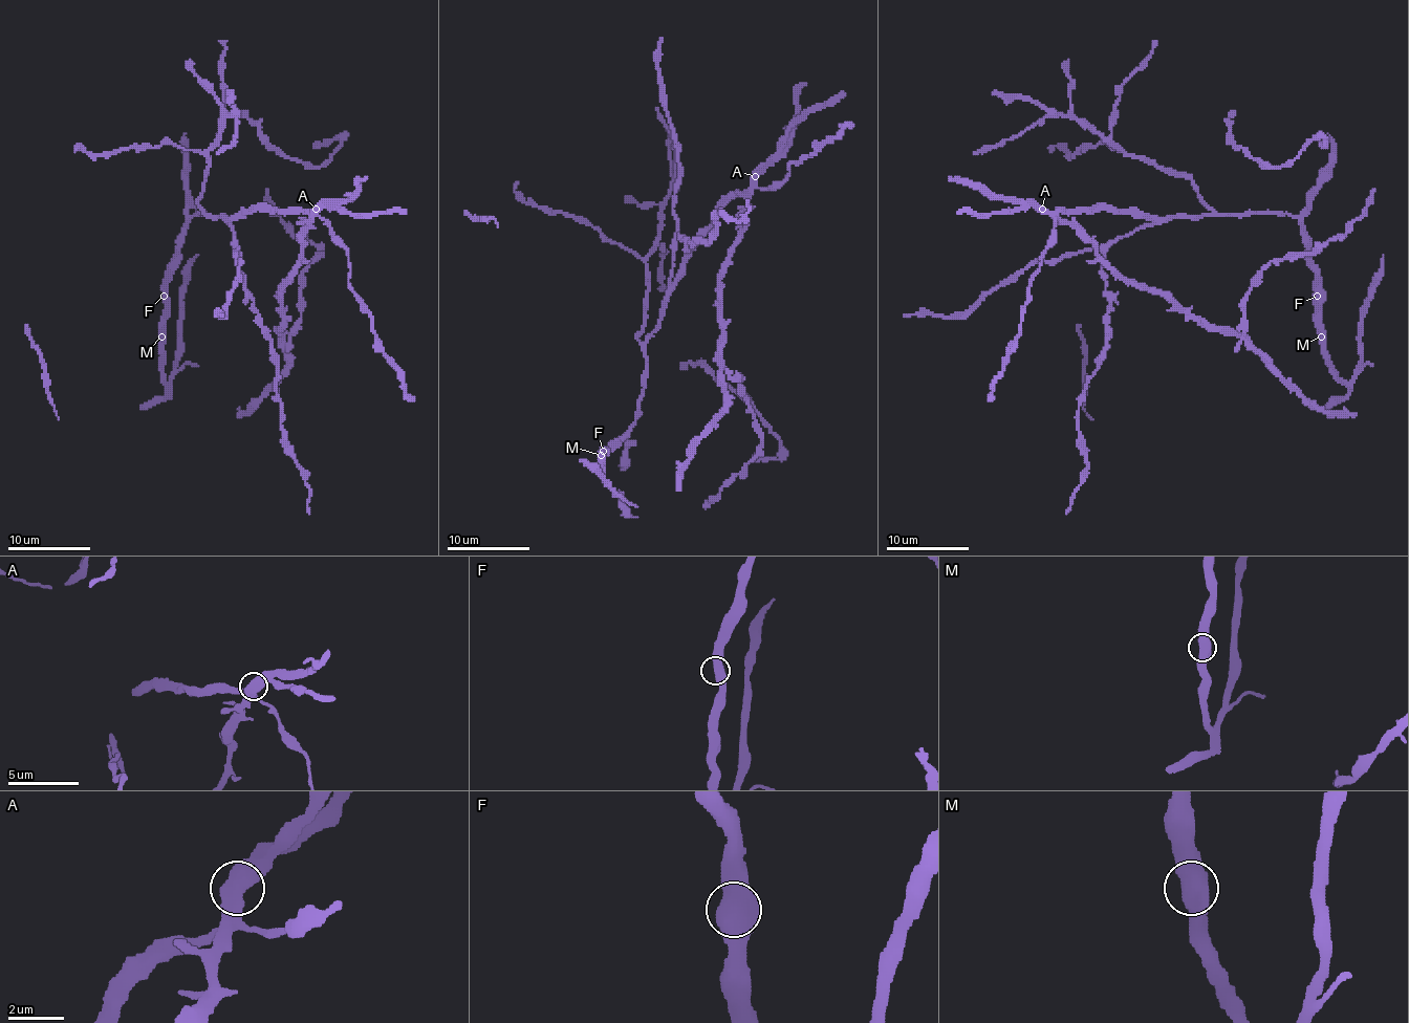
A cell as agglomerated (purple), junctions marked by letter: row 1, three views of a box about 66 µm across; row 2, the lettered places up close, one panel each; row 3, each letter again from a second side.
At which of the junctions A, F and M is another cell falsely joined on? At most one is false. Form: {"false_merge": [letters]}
{"false_merge": []}

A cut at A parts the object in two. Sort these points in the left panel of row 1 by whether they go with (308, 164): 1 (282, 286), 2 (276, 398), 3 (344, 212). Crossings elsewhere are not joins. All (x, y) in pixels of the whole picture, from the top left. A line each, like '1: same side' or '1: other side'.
1: other side
2: same side
3: same side

